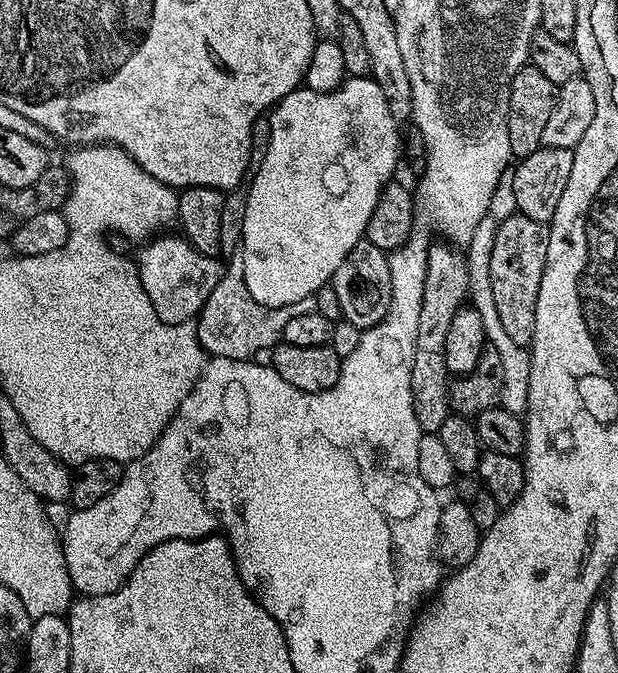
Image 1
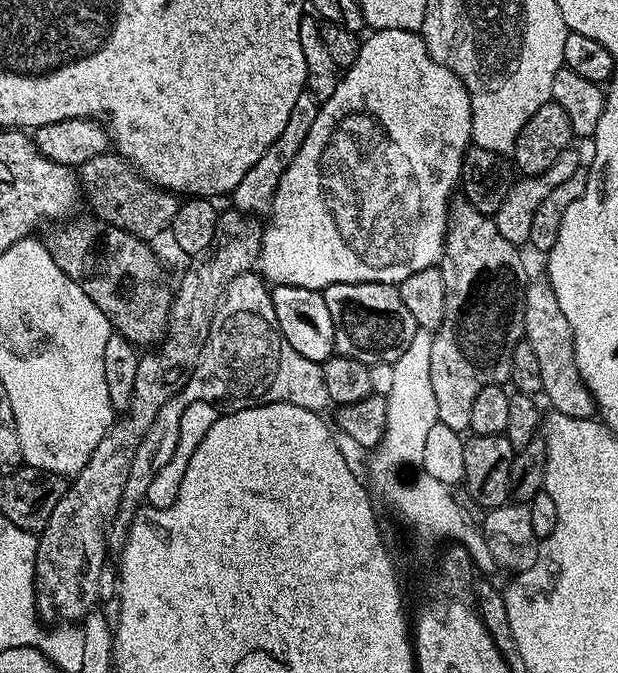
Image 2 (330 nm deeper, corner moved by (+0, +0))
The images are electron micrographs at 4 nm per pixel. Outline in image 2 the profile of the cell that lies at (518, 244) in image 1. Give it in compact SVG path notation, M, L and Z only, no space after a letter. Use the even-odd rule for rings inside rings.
M533 279L526 290L524 340L534 349L538 358L542 373L542 396L552 403L551 411L570 414L570 418L593 419L597 411L596 400L582 382L582 374L578 374L570 322L566 322L566 314L562 314L558 298L554 298L554 290L548 285L547 279Z

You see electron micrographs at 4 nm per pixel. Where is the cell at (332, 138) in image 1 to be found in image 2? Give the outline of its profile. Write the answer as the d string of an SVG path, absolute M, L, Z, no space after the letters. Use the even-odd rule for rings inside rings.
M377 28L369 31L367 35L363 37L360 49L358 50L358 58L354 58L354 66L343 69L340 81L338 82L338 90L334 90L334 94L330 94L330 98L320 104L318 114L314 118L314 126L310 126L310 134L306 134L306 138L302 142L302 150L298 150L298 154L294 154L294 162L290 162L290 166L286 166L286 174L282 174L282 182L278 182L278 190L274 194L272 210L267 213L266 223L262 228L260 259L258 261L259 275L263 276L265 281L272 286L285 284L286 286L302 286L303 288L314 288L317 290L329 288L331 284L353 284L354 282L378 282L379 284L394 284L398 286L406 278L418 274L418 270L426 270L427 268L439 265L444 255L444 239L448 233L450 205L454 200L452 191L454 191L455 188L457 191L458 185L461 183L464 174L464 155L467 154L471 144L472 111L470 110L470 94L466 90L466 86L446 65L434 62L434 58L430 56L430 50L426 46L423 35L421 35L420 32L411 32L410 30L386 30L385 28Z

